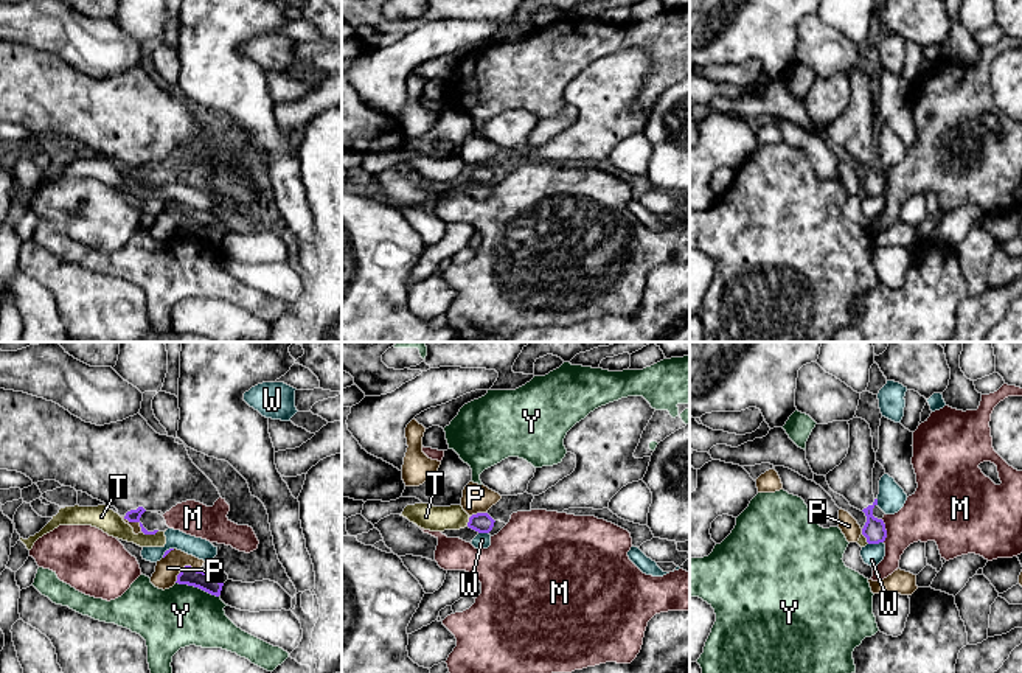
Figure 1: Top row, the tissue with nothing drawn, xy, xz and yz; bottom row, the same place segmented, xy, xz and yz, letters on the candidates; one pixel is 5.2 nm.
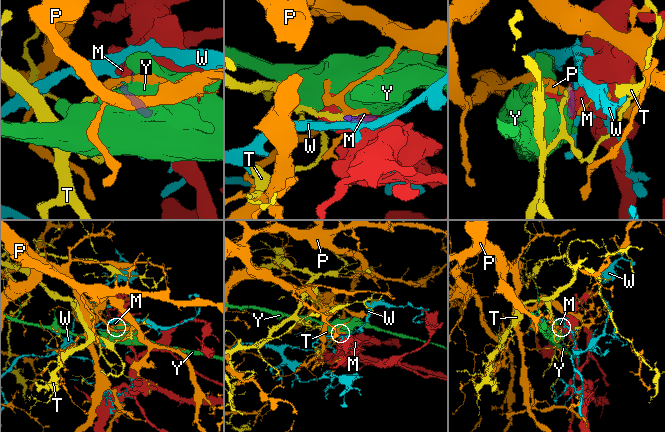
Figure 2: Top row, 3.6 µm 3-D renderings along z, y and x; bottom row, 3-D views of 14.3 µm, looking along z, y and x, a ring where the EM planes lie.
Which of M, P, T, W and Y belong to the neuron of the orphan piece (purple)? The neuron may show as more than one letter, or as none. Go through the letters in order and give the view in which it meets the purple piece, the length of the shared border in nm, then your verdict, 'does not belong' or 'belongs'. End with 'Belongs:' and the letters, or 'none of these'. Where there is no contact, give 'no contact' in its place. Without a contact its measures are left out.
M: contact in yz; length 120 nm; does not belong
P: contact in xy; length 160 nm; does not belong
T: contact in xy; length 80 nm; does not belong
W: contact in yz; length 80 nm; does not belong
Y: contact in xy; length 240 nm; does not belong
Belongs: none of these

